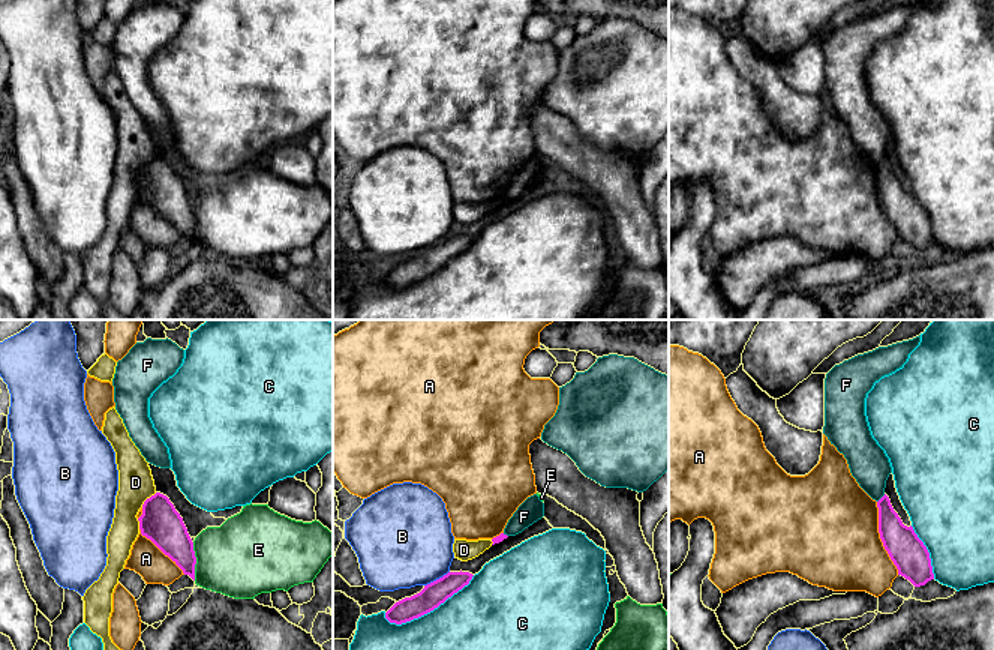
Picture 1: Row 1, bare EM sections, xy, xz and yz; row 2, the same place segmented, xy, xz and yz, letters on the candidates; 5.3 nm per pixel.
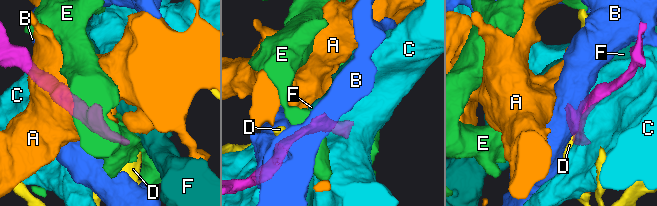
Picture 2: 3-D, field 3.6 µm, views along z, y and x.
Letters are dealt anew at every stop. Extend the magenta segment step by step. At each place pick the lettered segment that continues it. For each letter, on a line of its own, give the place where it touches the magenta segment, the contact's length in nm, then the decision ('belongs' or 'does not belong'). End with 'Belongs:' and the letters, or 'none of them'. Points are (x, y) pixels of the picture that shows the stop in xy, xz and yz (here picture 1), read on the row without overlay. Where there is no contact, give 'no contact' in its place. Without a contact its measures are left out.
A: yz (880, 201) | 420 nm | does not belong
B: xz (437, 243) | 160 nm | does not belong
C: xz (429, 275) | 550 nm | does not belong
D: xy (147, 162) | 120 nm | does not belong
E: xy (195, 225) | 200 nm | does not belong
F: yz (880, 162) | 60 nm | does not belong
Belongs: none of them

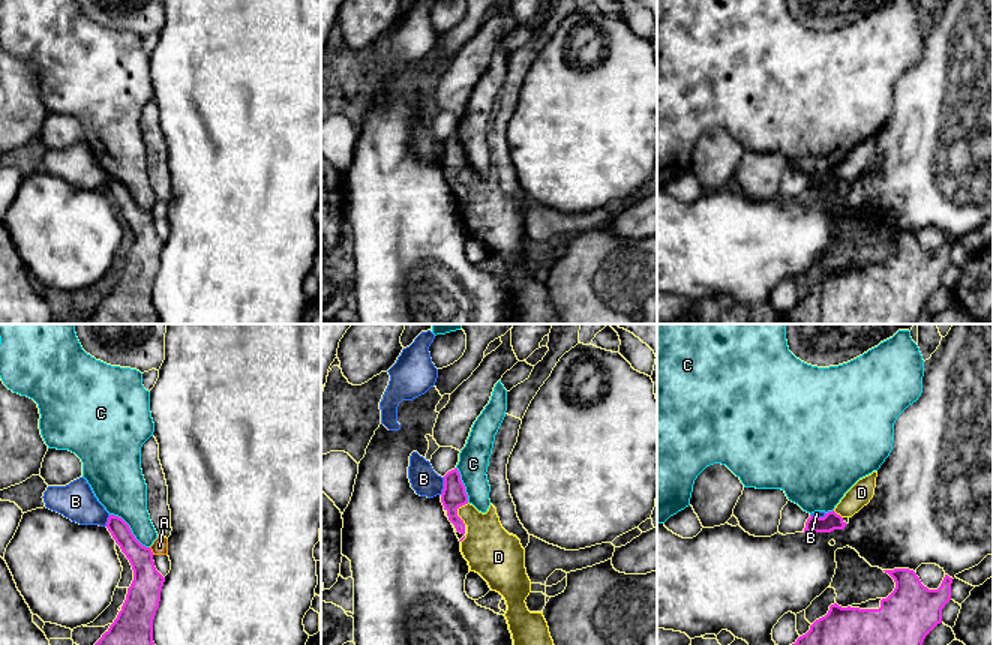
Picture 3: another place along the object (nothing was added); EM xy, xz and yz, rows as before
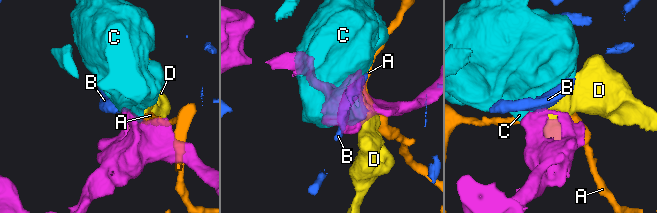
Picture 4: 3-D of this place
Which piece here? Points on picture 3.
A: xy (150, 215) | 50 nm | does not belong
B: xz (444, 150) | 100 nm | does not belong
C: xy (129, 194) | 280 nm | does not belong
D: xz (456, 176) | 120 nm | does not belong
Belongs: none of them

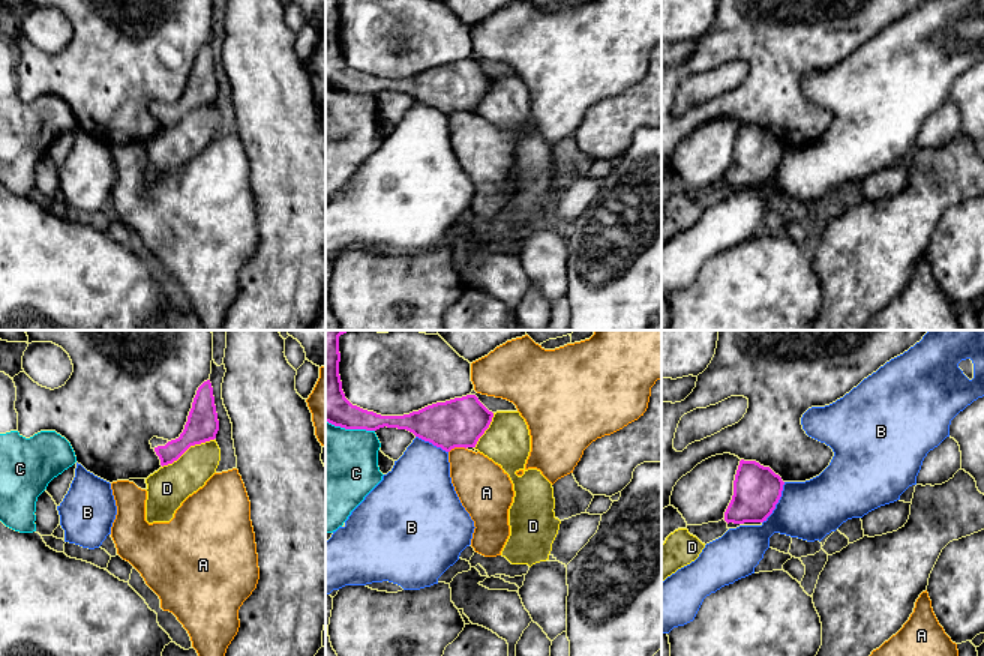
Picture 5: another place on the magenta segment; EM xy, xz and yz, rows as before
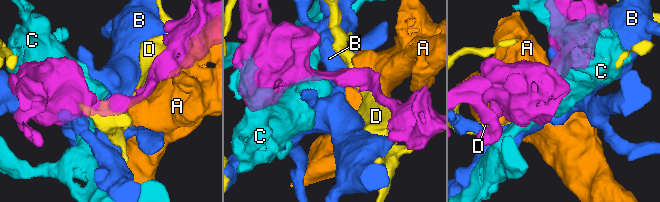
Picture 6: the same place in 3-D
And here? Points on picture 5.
A: xz (456, 110) | 100 nm | does not belong
B: yz (777, 165) | 260 nm | does not belong
C: xz (350, 92) | 280 nm | does not belong
D: xy (188, 111) | 320 nm | does not belong
Belongs: none of them

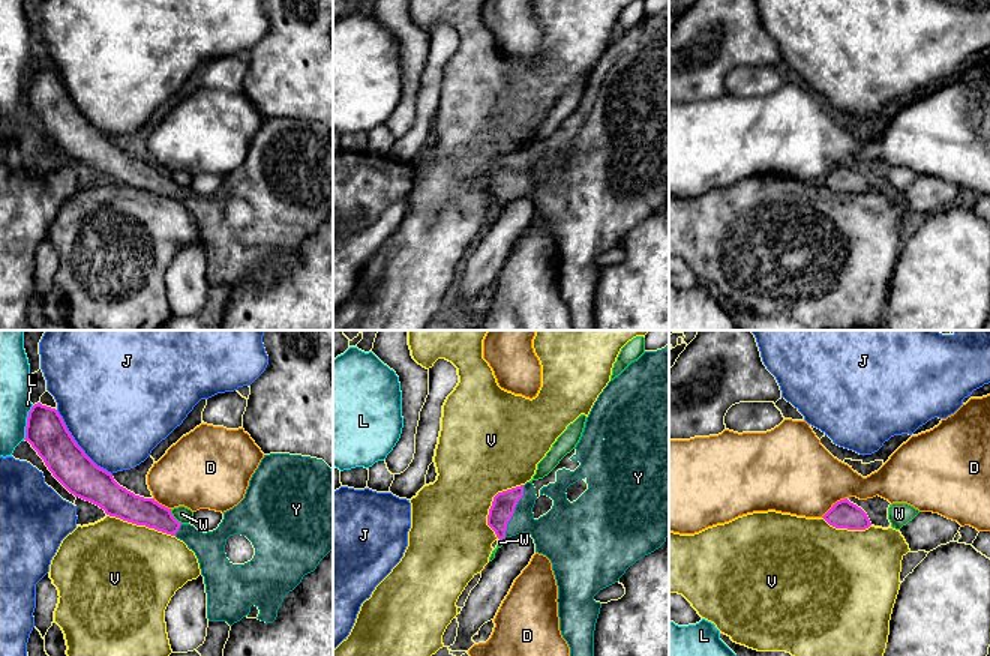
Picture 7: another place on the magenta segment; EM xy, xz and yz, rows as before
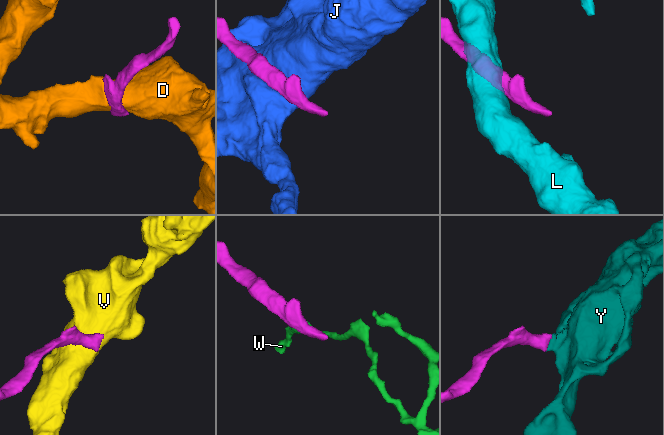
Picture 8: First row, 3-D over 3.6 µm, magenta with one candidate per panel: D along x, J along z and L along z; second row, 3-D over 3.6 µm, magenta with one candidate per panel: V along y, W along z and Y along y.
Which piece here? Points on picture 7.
D: yz (833, 168) | 180 nm | does not belong
J: xy (77, 108) | 460 nm | does not belong
L: xy (27, 86) | 190 nm | does not belong
V: xz (492, 168) | 340 nm | does not belong
W: xy (173, 180) | 100 nm | does not belong
Y: xz (513, 174) | 300 nm | belongs
Belongs: Y

